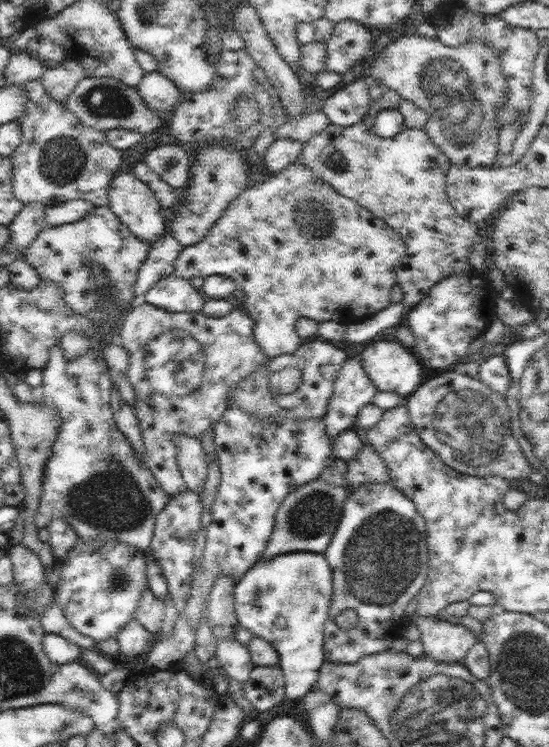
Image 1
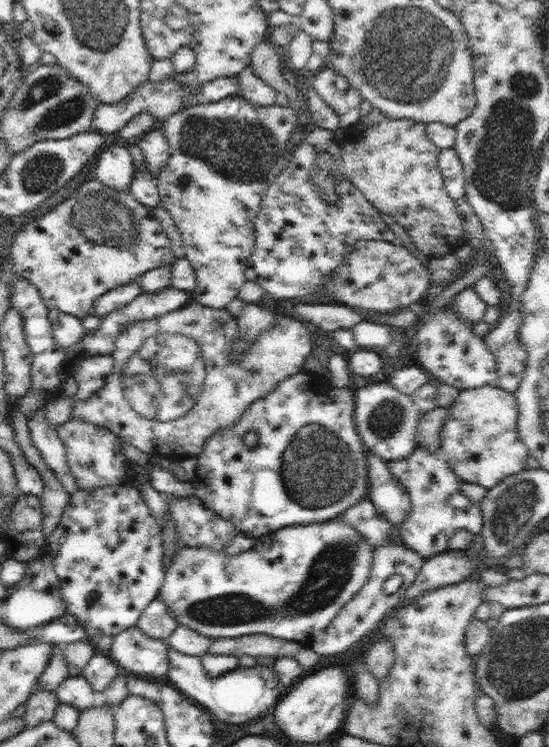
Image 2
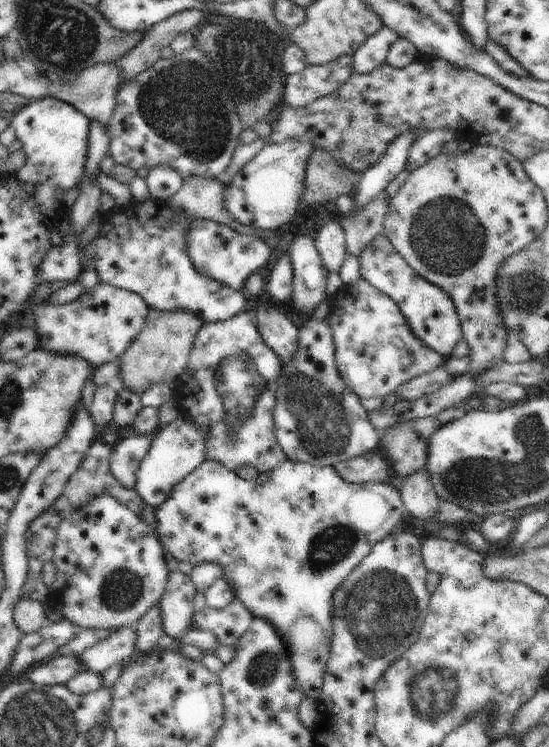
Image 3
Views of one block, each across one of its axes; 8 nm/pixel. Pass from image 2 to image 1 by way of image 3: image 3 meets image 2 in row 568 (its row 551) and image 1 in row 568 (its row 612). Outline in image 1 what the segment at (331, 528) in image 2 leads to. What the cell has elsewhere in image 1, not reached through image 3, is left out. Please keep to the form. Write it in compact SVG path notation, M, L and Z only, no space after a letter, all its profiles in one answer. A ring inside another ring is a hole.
M309 551L286 552L272 559L259 561L235 583L234 610L238 623L254 637L264 638L280 655L279 666L285 674L285 698L302 699L314 688L325 661L323 638L325 623L333 595L333 572L322 553Z

